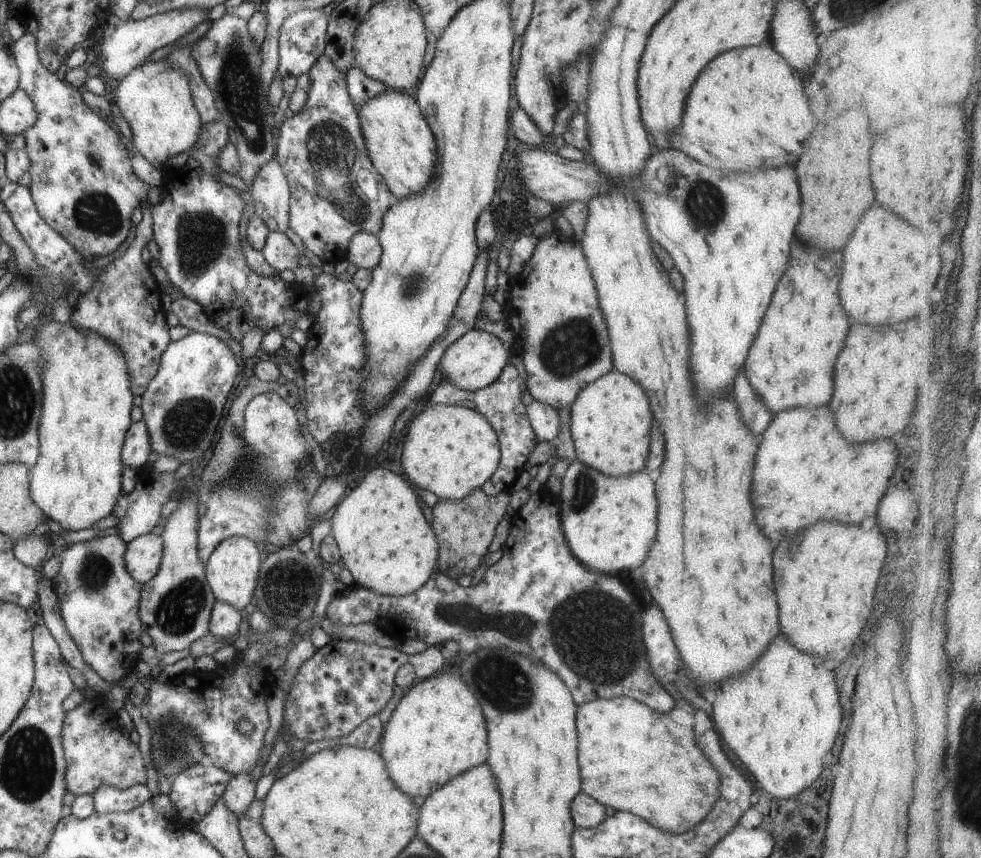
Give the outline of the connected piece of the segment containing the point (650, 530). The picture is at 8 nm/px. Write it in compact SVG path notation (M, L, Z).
M576 459L569 464L556 499L565 542L580 565L609 576L639 567L656 534L657 500L651 480L645 472L615 478L603 476Z

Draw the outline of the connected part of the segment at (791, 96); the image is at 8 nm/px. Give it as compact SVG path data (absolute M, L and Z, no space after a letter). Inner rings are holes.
M768 41L758 44L757 46L737 47L735 50L723 51L707 63L707 66L699 72L698 77L695 78L691 88L688 90L678 129L675 129L666 136L670 142L671 149L681 151L689 158L700 162L706 167L727 168L727 170L735 170L735 172L755 170L755 168L759 168L759 160L761 160L761 168L763 168L763 164L765 164L767 160L769 160L769 164L765 164L765 166L769 166L769 168L783 166L783 164L793 164L793 162L797 160L797 156L801 154L801 144L803 144L803 140L805 140L805 138L809 136L809 132L811 132L813 120L811 120L811 114L809 114L809 108L807 108L807 100L805 100L805 96L803 96L801 76L795 74L795 70L791 70L791 68L783 62L783 58L779 56L779 53L775 54L775 51L767 42Z

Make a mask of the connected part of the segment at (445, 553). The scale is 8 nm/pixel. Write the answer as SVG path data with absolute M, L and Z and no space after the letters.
M480 488L467 494L465 498L451 502L438 500L432 507L431 527L438 544L437 571L445 574L454 581L463 575L472 575L481 563L481 558L487 550L495 532L497 524L509 510L509 493L496 496L486 496Z

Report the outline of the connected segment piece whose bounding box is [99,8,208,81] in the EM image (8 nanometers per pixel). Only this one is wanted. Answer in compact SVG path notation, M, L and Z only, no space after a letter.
M179 8L161 14L149 16L149 18L127 22L118 20L113 14L108 14L101 23L102 39L99 50L101 65L99 66L109 78L121 80L135 69L135 66L143 64L148 56L159 48L167 44L172 44L175 40L182 38L199 24L206 21L208 11L199 8Z

